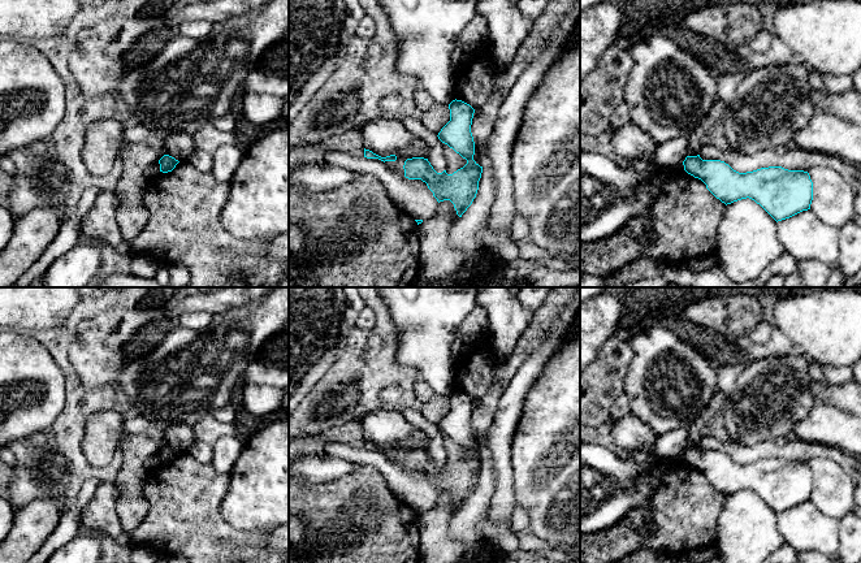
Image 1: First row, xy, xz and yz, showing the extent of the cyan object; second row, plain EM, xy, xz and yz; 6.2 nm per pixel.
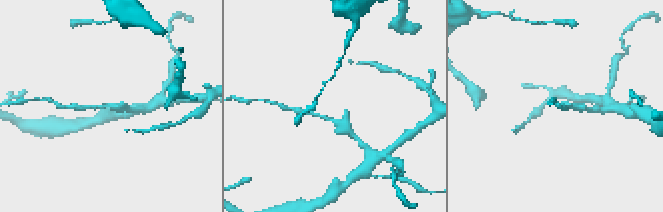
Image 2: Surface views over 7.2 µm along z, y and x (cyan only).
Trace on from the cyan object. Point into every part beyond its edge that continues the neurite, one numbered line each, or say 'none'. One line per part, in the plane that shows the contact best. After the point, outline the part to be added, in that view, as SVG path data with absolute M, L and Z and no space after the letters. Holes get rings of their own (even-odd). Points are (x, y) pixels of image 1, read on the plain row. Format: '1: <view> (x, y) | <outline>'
none

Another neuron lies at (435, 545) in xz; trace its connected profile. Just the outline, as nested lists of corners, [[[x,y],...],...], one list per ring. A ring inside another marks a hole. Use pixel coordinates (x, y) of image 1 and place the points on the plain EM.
[[[450,491],[438,494],[434,508],[419,515],[419,563],[460,563],[460,542],[449,537],[450,520],[459,511]]]

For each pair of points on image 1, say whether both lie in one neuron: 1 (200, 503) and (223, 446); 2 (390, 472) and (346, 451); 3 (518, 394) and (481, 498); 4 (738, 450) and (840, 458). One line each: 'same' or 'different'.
1: different
2: same
3: different
4: same

